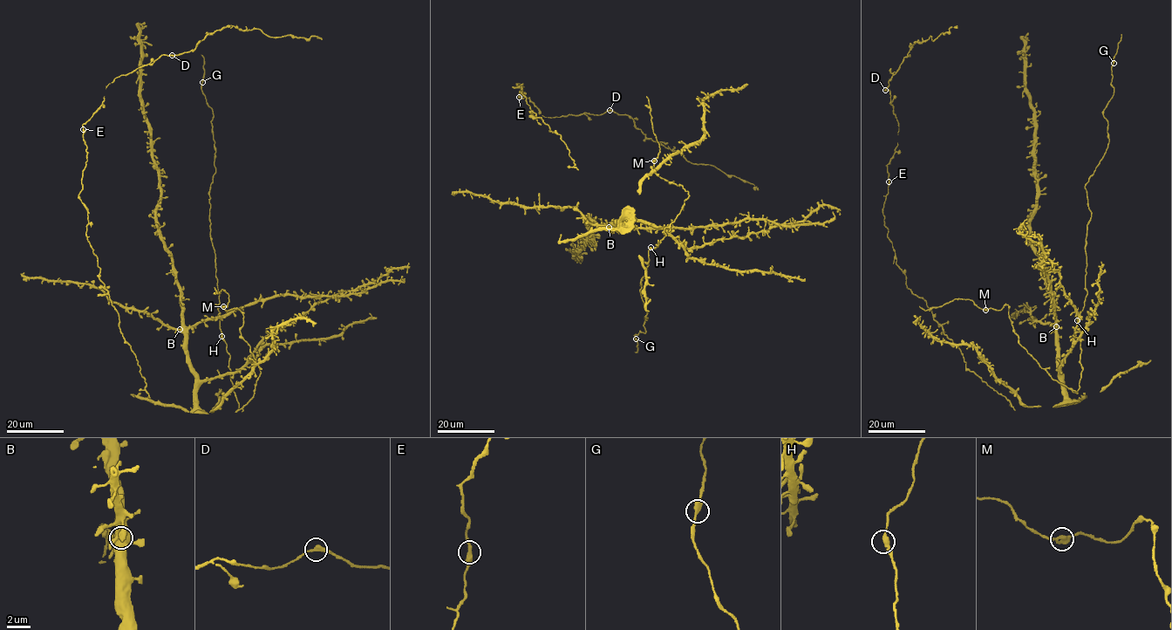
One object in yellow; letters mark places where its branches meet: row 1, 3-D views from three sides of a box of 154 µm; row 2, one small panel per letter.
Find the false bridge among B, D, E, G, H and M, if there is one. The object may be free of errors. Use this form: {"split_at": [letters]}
{"split_at": []}

